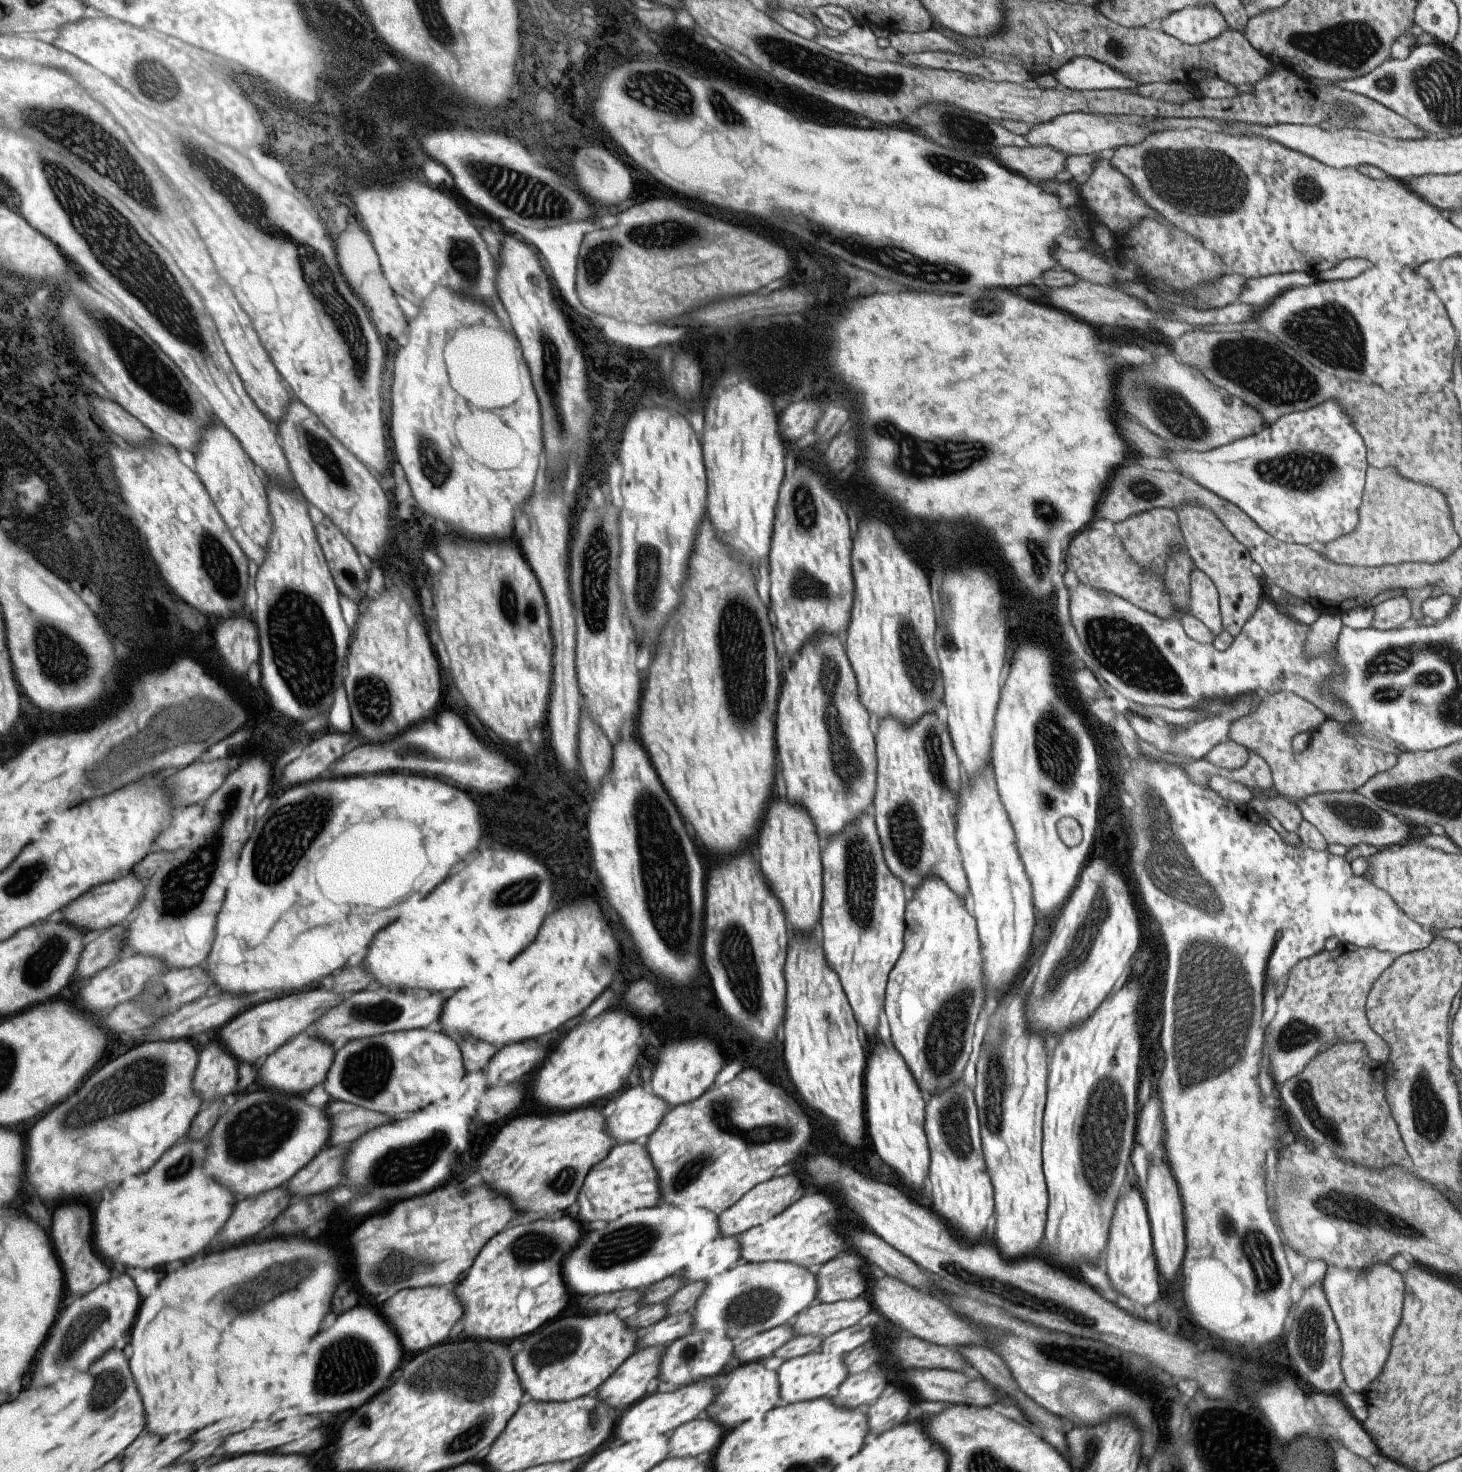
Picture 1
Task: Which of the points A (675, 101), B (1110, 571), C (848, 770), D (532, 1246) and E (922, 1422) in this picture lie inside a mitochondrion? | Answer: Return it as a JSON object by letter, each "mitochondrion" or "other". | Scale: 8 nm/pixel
{"A":"mitochondrion","B":"other","C":"mitochondrion","D":"mitochondrion","E":"other"}

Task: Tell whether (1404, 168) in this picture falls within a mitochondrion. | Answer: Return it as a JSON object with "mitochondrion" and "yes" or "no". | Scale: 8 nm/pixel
{"mitochondrion":"no"}

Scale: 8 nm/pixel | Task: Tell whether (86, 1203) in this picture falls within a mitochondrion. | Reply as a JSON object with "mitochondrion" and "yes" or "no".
{"mitochondrion":"no"}

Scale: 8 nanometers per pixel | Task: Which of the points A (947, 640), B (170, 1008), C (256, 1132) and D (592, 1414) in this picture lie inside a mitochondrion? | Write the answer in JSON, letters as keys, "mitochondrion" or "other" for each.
{"A":"mitochondrion","B":"other","C":"mitochondrion","D":"mitochondrion"}

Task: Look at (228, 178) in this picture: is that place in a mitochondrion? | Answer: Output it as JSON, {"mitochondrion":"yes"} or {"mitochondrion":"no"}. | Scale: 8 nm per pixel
{"mitochondrion":"yes"}

